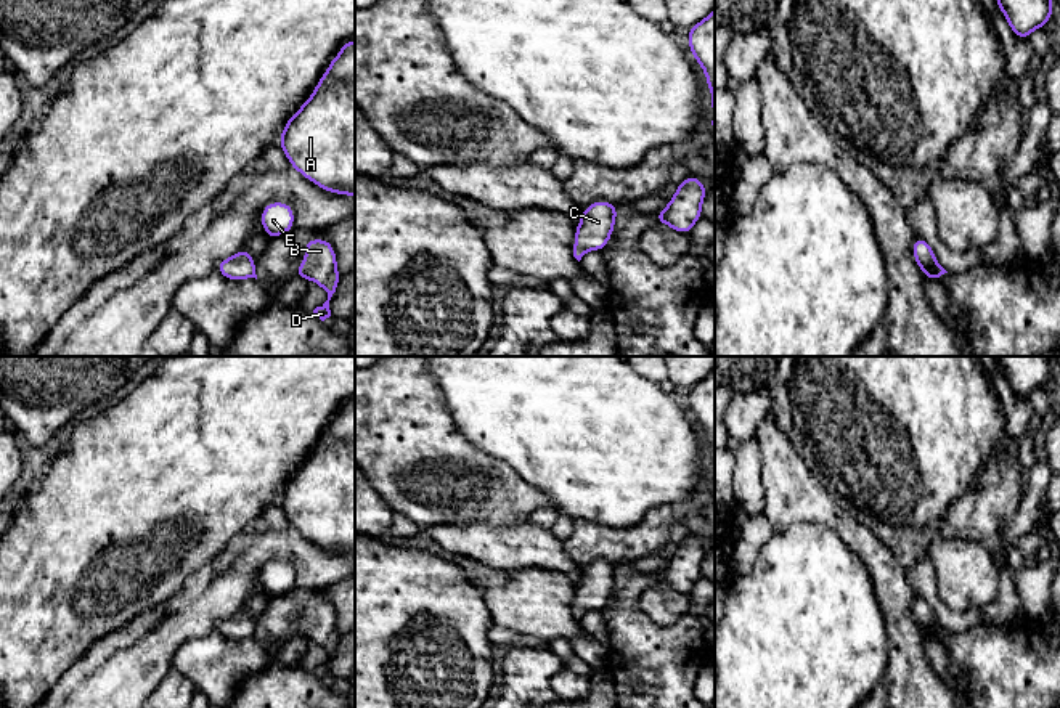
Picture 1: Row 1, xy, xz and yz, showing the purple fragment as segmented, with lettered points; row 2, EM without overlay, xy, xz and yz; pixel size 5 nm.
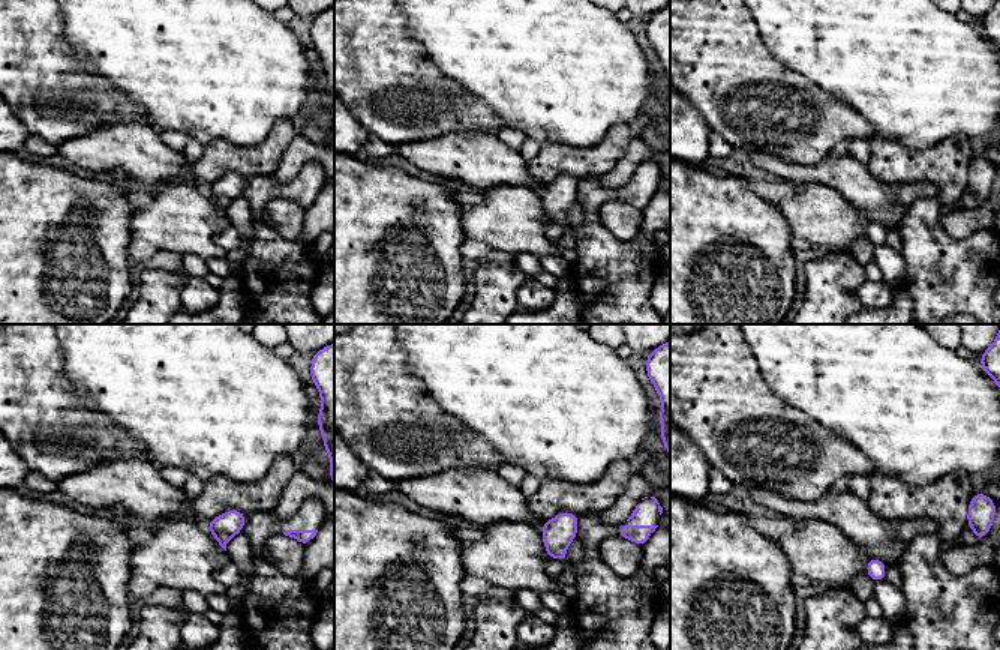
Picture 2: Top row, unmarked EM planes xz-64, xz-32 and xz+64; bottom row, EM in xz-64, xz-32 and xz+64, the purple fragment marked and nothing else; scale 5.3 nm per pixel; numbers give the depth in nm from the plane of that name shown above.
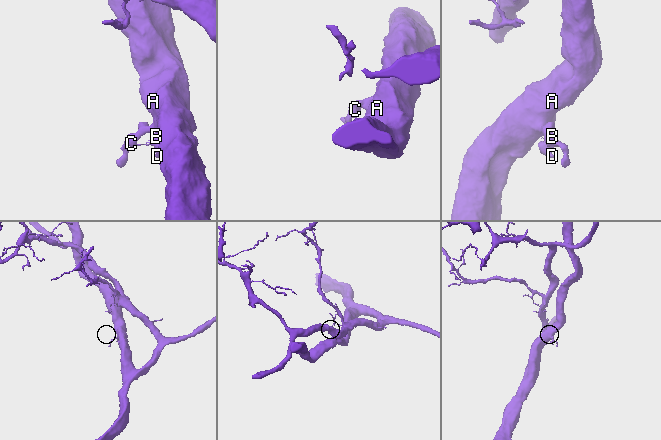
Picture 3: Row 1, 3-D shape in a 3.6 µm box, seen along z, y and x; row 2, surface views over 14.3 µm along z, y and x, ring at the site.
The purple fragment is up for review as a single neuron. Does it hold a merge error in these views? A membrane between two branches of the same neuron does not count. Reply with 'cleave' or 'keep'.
cleave

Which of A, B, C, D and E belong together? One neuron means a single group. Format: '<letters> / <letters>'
A C E / B D

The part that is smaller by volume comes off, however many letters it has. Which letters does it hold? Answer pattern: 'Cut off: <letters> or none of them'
Cut off: B, D

